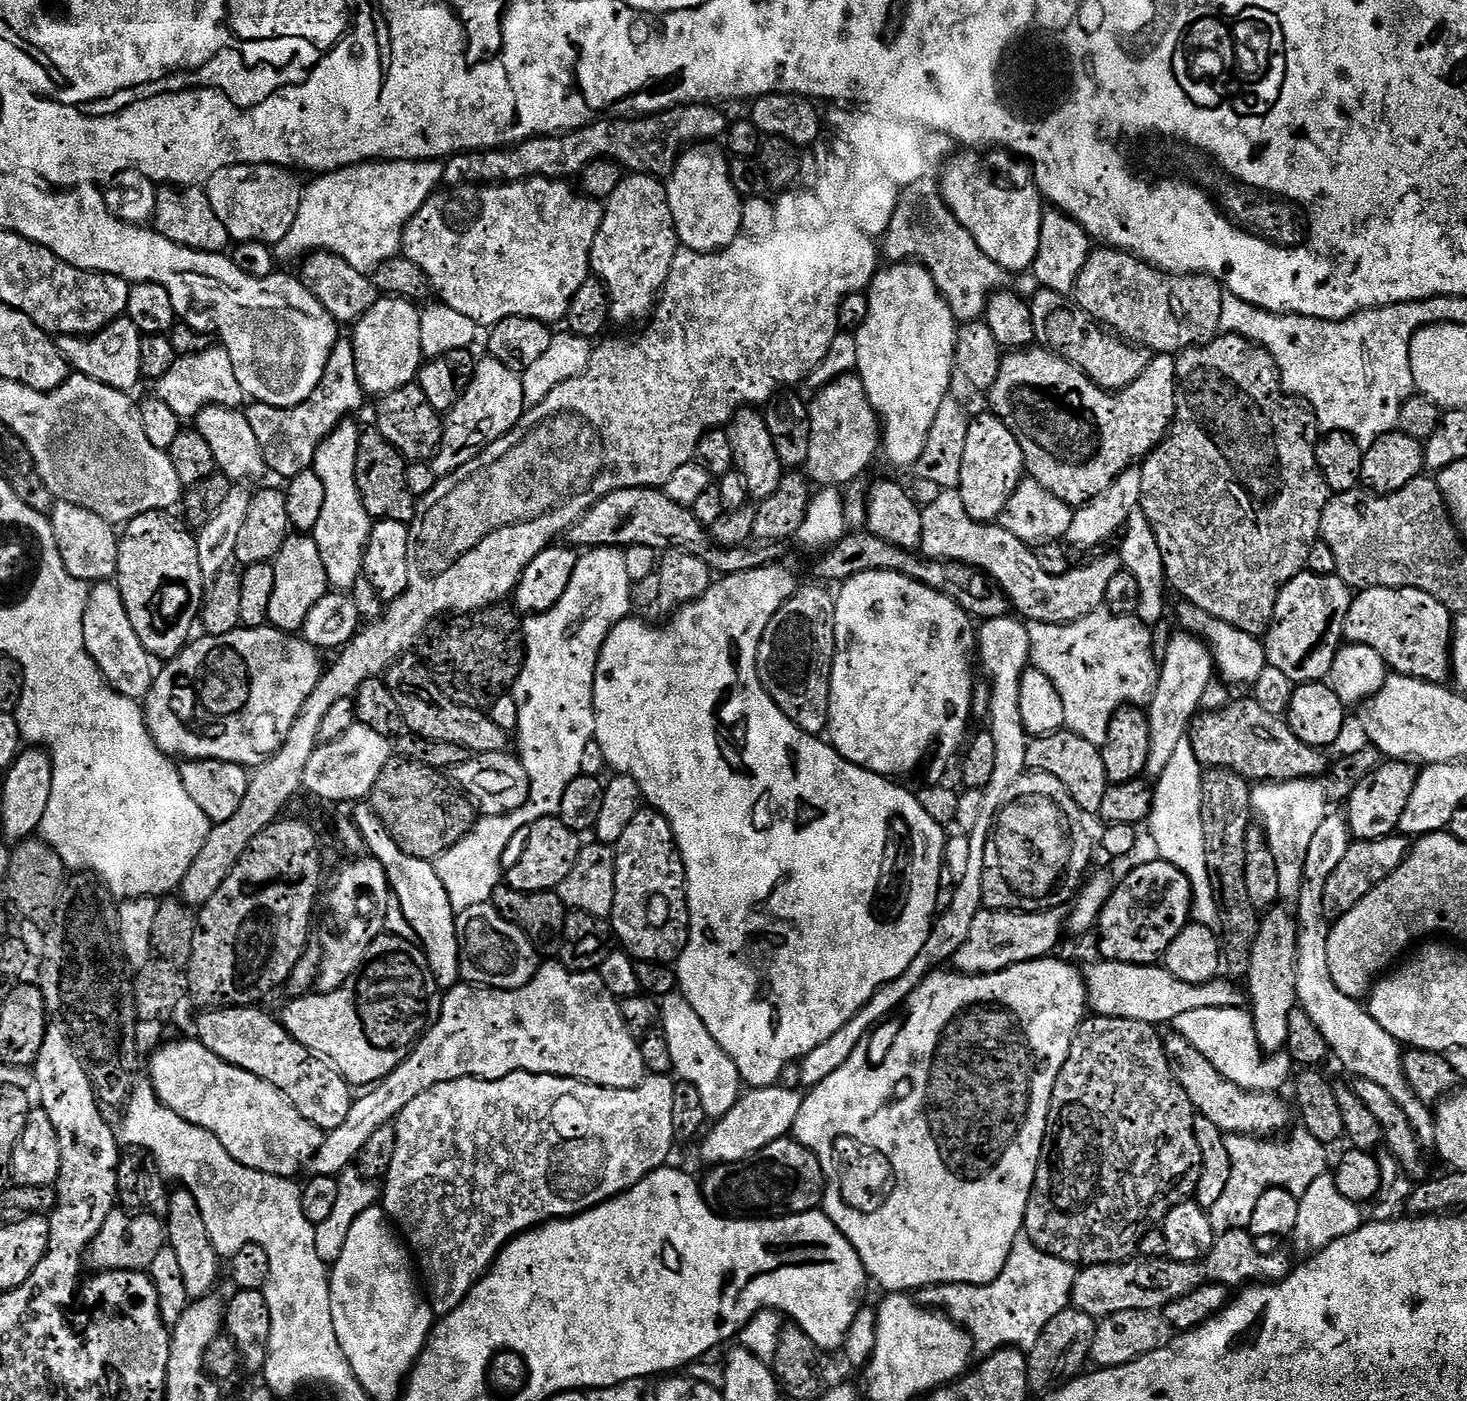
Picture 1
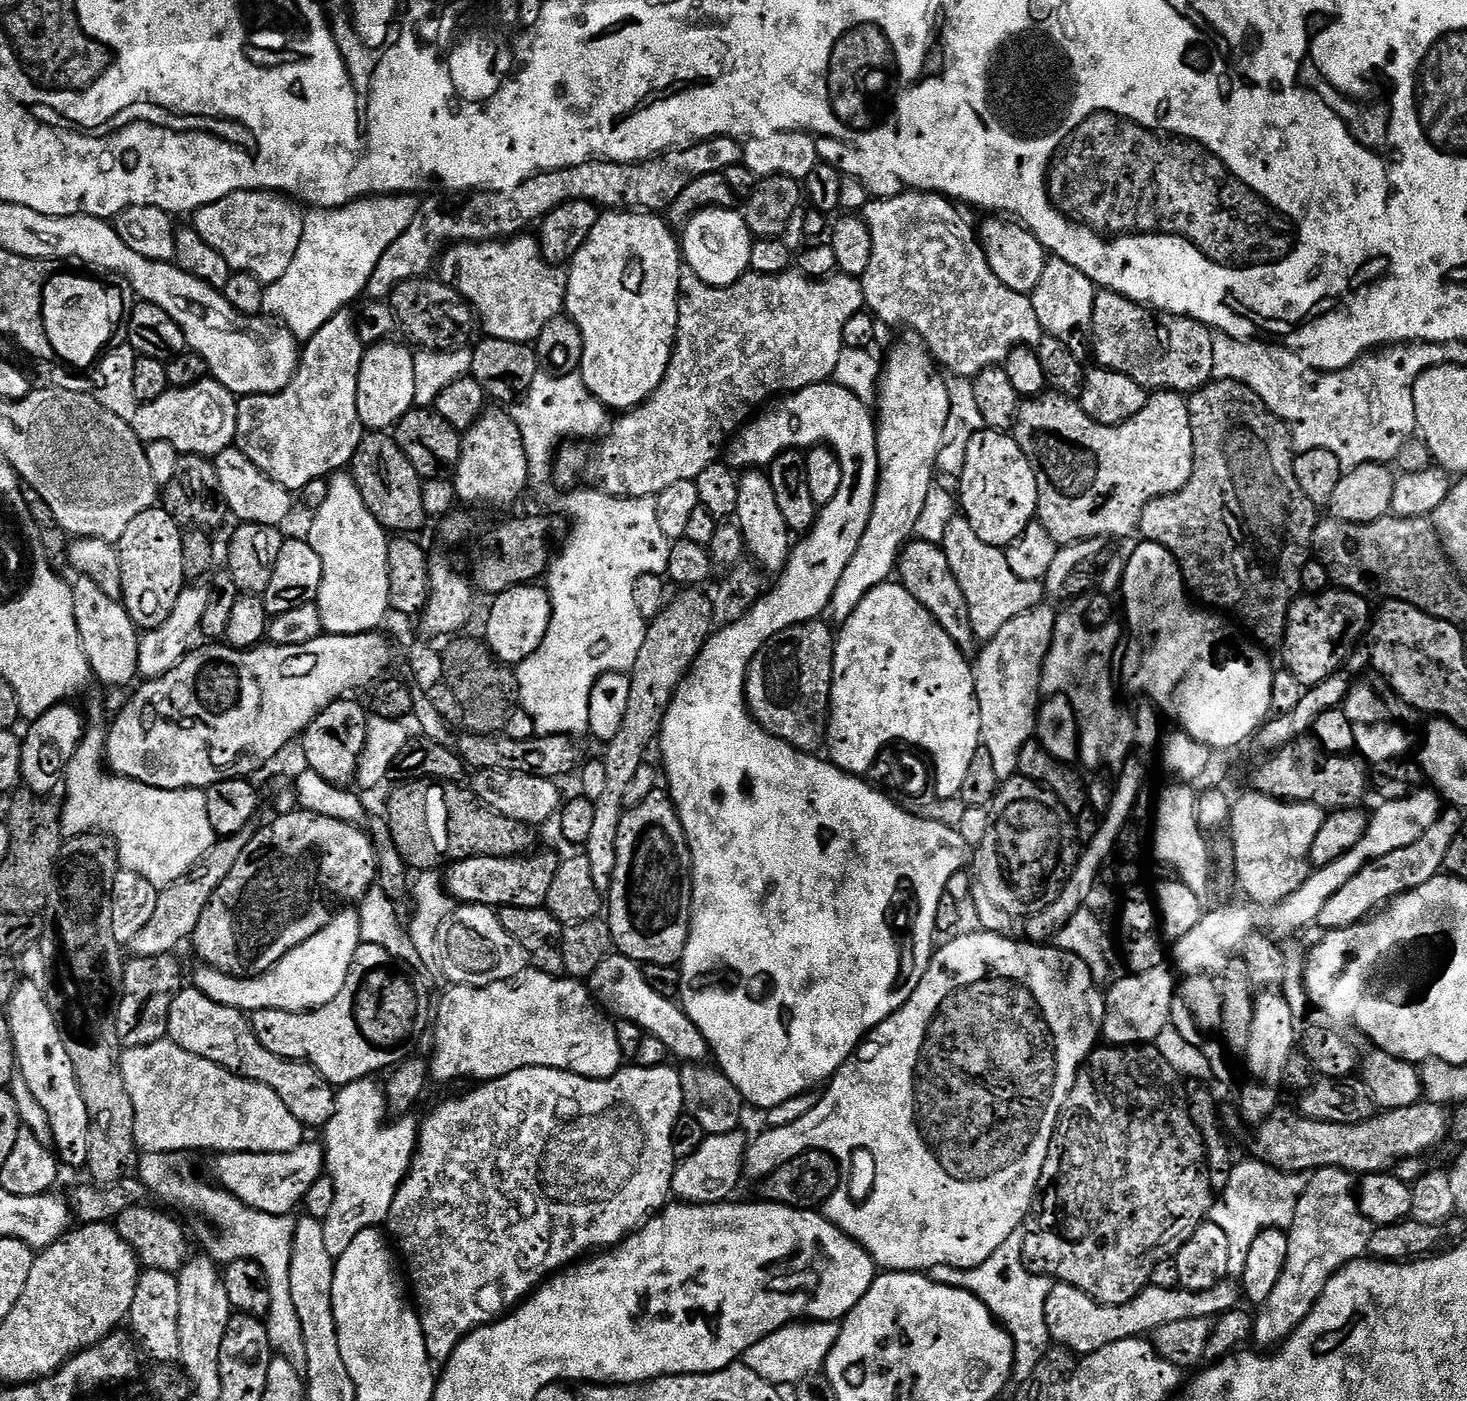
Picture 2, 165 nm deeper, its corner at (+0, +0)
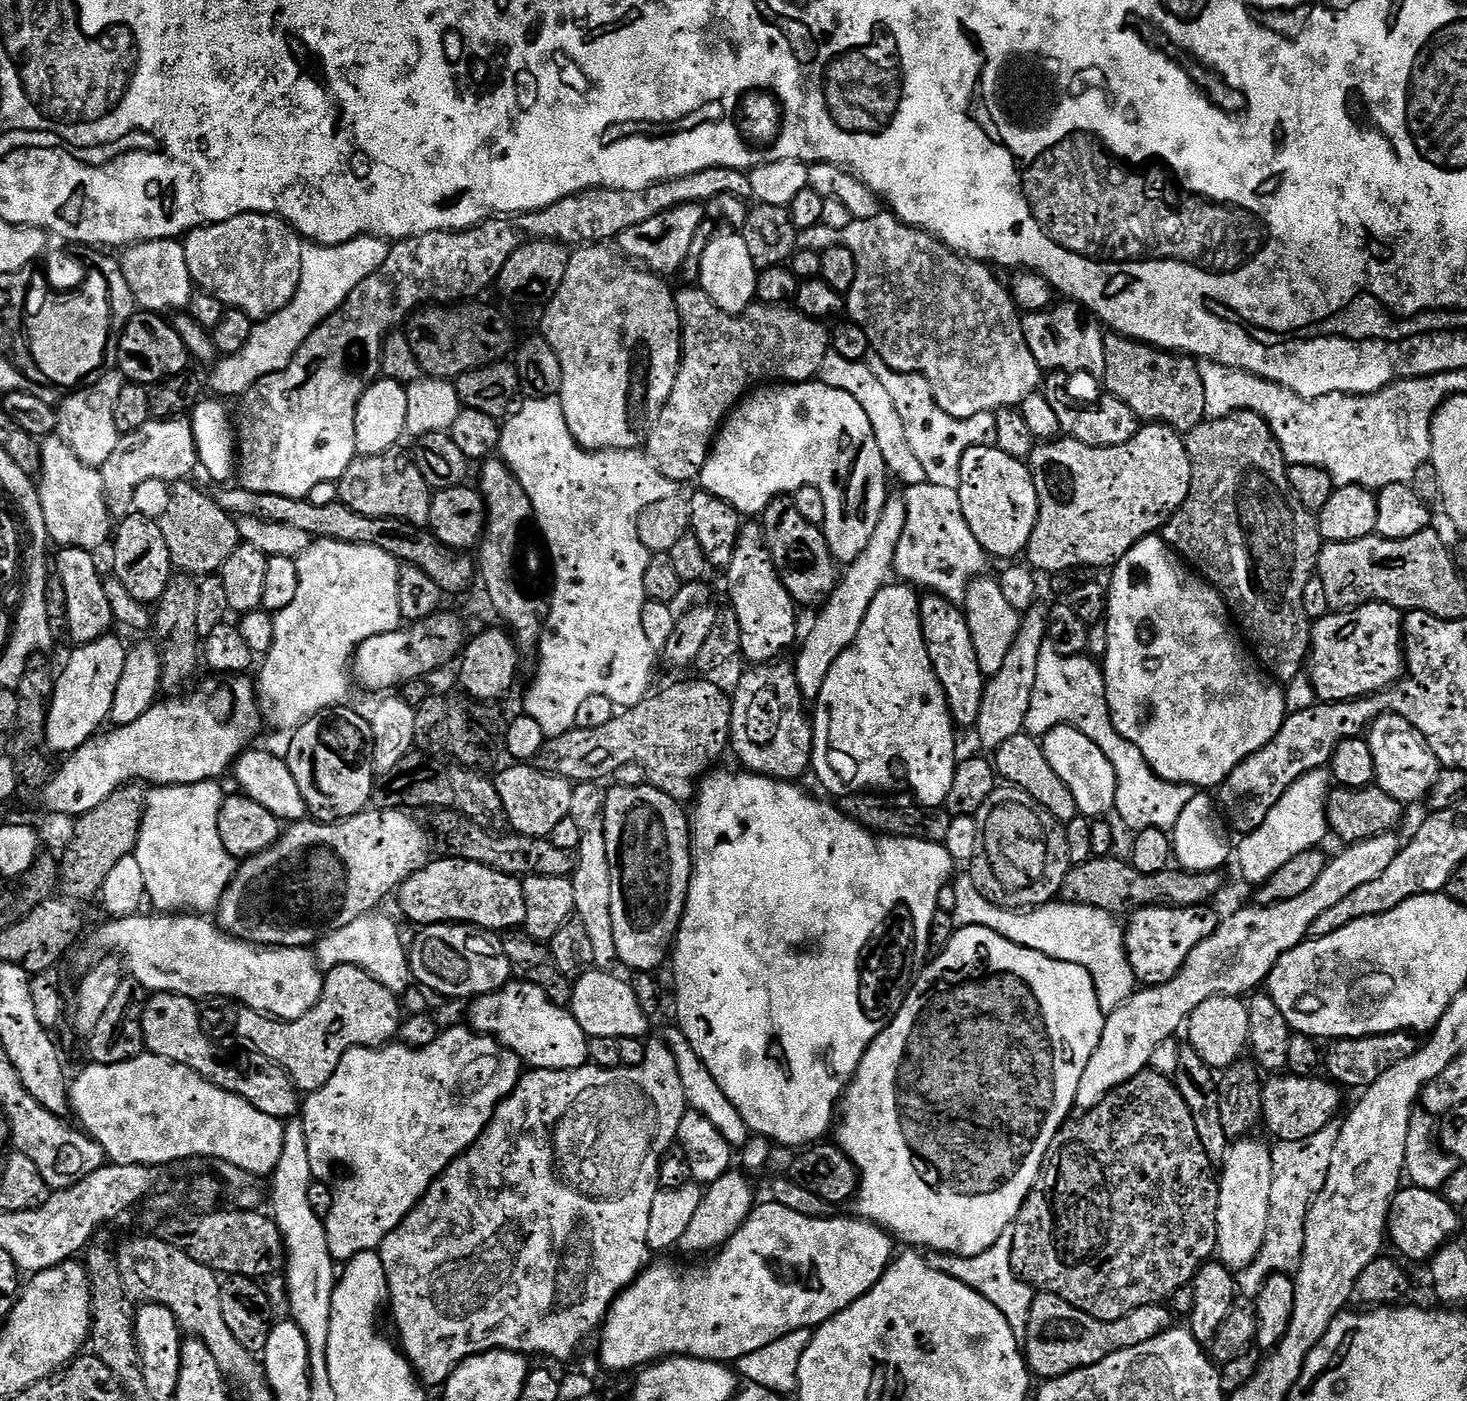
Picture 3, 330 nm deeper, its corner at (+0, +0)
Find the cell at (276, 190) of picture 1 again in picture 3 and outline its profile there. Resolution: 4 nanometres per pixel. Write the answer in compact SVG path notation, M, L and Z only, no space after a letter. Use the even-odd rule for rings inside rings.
M267 212L238 214L226 222L196 228L182 243L193 285L218 298L225 309L237 308L254 322L263 322L296 296L305 241L279 216Z

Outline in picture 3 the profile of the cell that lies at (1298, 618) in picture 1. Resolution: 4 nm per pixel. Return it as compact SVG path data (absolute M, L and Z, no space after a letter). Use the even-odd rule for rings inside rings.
M1369 602L1346 612L1332 610L1312 624L1312 651L1306 671L1312 678L1316 699L1329 704L1375 696L1395 685L1405 671L1402 612L1392 604Z

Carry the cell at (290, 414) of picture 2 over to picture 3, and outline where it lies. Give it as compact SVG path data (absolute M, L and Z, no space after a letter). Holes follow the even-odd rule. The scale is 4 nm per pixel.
M711 168L710 170L702 170L698 174L686 174L682 178L674 178L673 180L660 180L657 184L651 184L649 188L642 190L634 190L633 192L623 192L622 190L614 190L613 188L588 188L585 192L579 192L573 196L562 198L558 202L554 202L550 206L546 206L537 212L525 212L523 214L513 215L511 218L493 218L490 220L483 220L482 223L476 225L475 228L467 228L461 232L431 232L430 234L422 234L415 236L412 240L398 240L389 247L386 254L386 262L382 262L382 266L378 266L378 270L374 270L374 274L370 274L370 278L366 278L366 282L358 282L358 286L354 286L354 290L346 298L346 302L340 307L338 312L333 316L328 316L317 326L311 334L302 342L302 346L298 350L298 354L294 354L294 358L290 362L290 366L286 366L286 370L275 372L274 374L266 374L266 378L262 378L254 386L250 386L244 392L244 395L239 397L238 404L240 404L240 413L237 411L234 416L234 427L236 429L236 439L238 441L238 476L240 472L240 480L238 480L239 487L250 490L251 492L265 492L266 494L282 494L286 498L294 498L295 500L305 499L310 490L314 489L319 483L330 483L332 481L339 481L352 461L356 459L358 453L356 451L356 439L354 438L354 422L356 421L356 407L362 398L364 391L375 384L377 380L381 379L382 373L380 370L380 359L382 358L382 346L384 340L389 332L397 331L411 317L412 313L425 306L452 306L457 302L468 302L476 296L479 292L484 292L489 287L490 289L495 285L496 279L500 277L502 266L506 266L506 261L510 258L510 254L514 254L514 250L518 250L530 240L559 240L561 244L569 246L584 246L595 244L597 242L612 242L616 237L622 234L622 230L630 230L630 226L638 226L642 222L647 222L650 218L655 218L656 215L662 214L666 210L670 210L674 206L682 206L683 204L703 204L719 195L730 194L737 196L742 201L748 202L752 200L752 191L750 190L750 178L748 172L739 172L733 168Z

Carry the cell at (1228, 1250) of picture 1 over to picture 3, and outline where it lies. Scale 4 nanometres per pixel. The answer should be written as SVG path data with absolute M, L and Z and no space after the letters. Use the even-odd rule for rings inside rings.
M1037 1291L1030 1306L1030 1322L1022 1337L1022 1351L1033 1377L1053 1380L1079 1368L1094 1366L1123 1348L1142 1346L1142 1342L1150 1342L1150 1338L1168 1331L1173 1324L1173 1313L1164 1304L1138 1306L1138 1310L1117 1320L1099 1320L1054 1294Z

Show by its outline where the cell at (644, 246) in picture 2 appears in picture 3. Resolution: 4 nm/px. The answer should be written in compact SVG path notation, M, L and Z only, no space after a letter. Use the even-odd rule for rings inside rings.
M597 242L587 246L580 246L569 255L566 266L566 278L562 278L562 286L558 286L558 294L543 309L544 317L540 320L539 335L558 354L558 362L562 366L562 386L558 399L562 410L566 414L566 424L570 426L570 434L580 443L582 448L599 450L613 448L614 450L630 450L631 448L643 449L648 443L650 434L674 390L676 375L680 369L682 355L682 333L680 330L680 315L676 309L676 298L673 289L668 289L669 281L665 277L645 270L641 265L631 261L621 254L615 247L605 246Z

